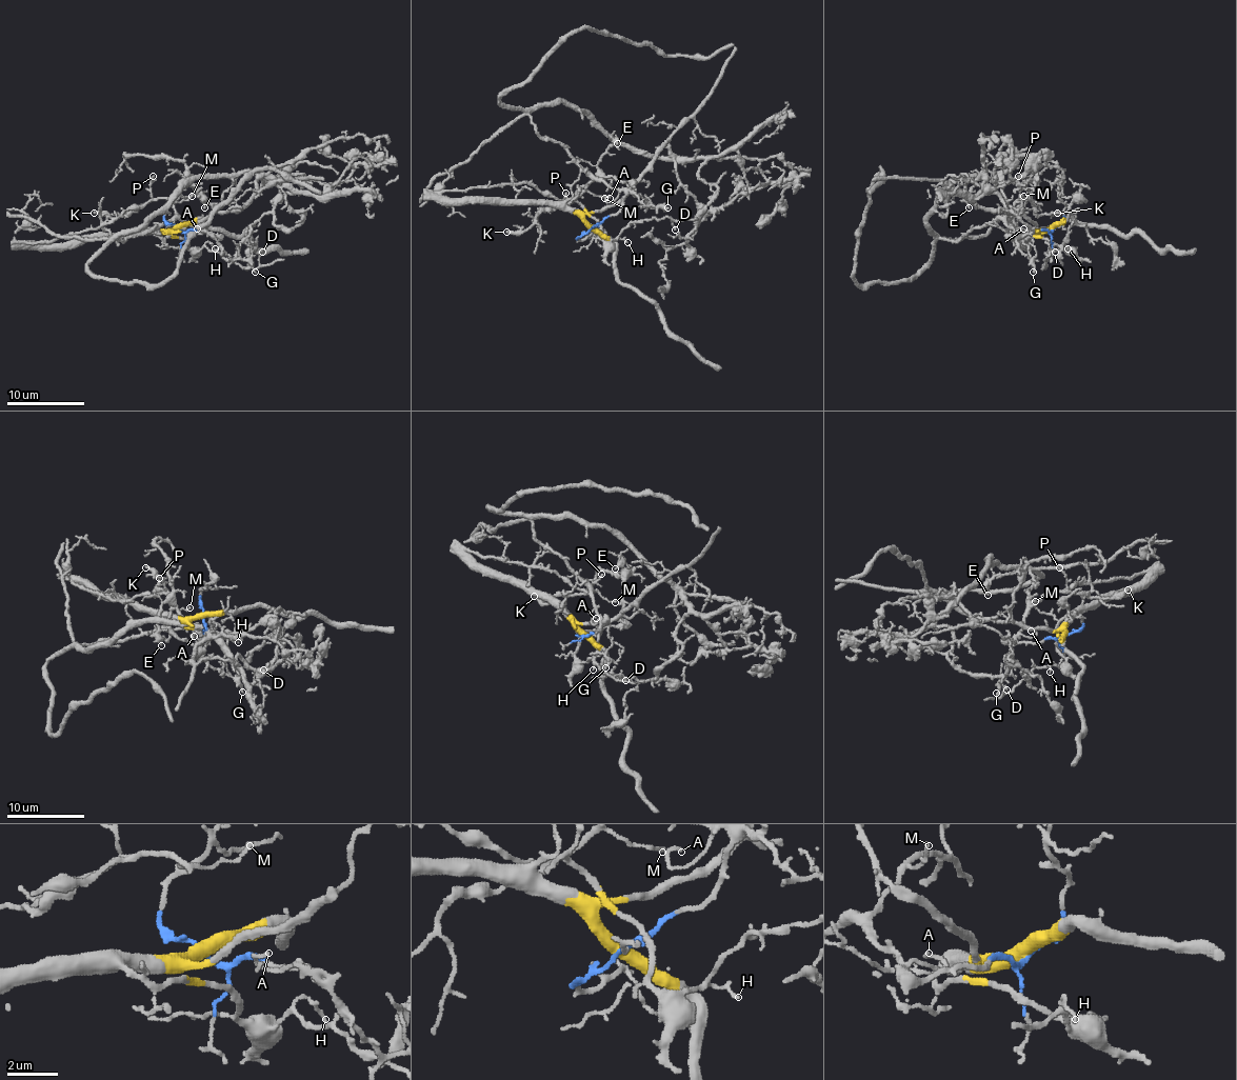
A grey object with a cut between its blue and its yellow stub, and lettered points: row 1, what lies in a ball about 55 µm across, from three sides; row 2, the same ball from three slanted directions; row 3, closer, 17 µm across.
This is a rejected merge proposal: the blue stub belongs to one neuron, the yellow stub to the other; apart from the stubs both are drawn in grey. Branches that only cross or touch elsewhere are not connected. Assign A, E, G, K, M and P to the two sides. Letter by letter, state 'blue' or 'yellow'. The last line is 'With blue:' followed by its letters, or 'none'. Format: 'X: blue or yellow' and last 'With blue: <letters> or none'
A: blue
E: yellow
G: blue
K: blue
M: blue
P: blue
With blue: A, G, K, M, P

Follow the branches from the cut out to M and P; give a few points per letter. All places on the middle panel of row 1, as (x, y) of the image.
M: (591, 227), (620, 208), (623, 193), (593, 180), (587, 190), (604, 197)
P: (591, 227), (620, 208), (623, 193), (593, 180), (564, 203), (565, 193)

